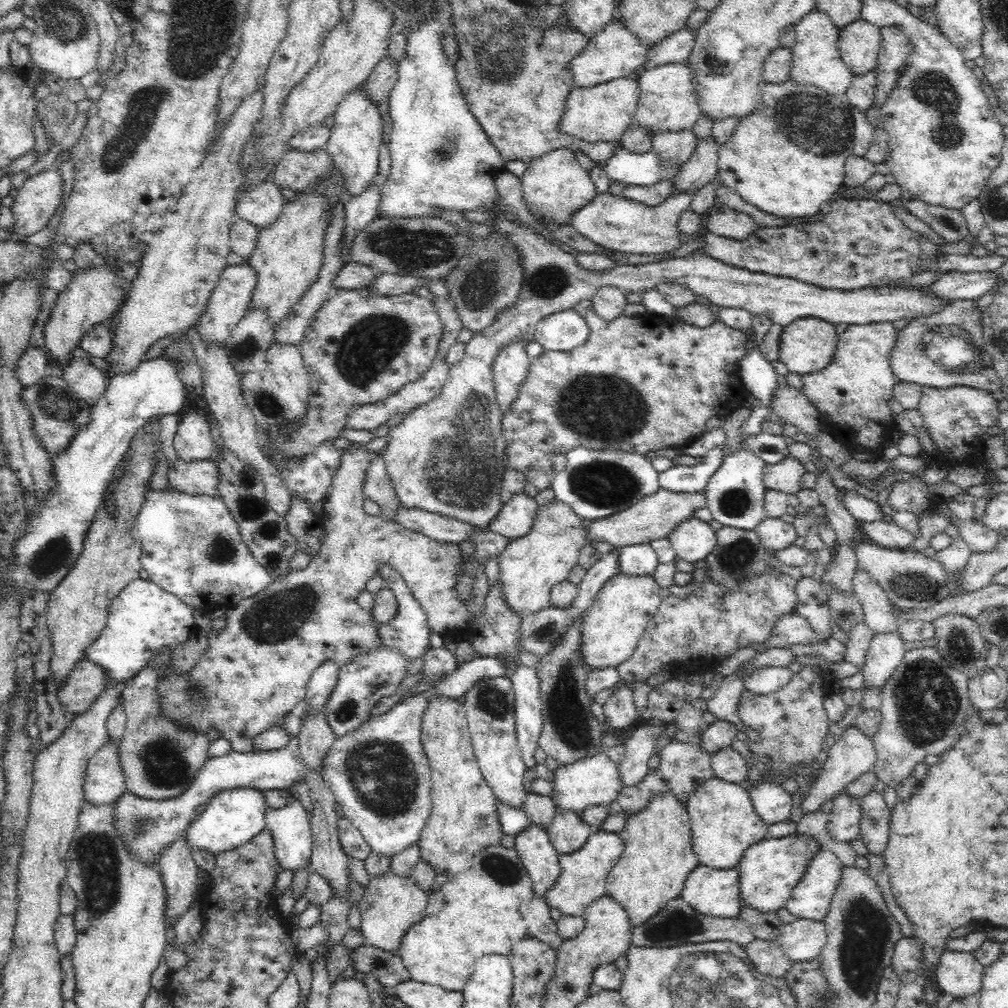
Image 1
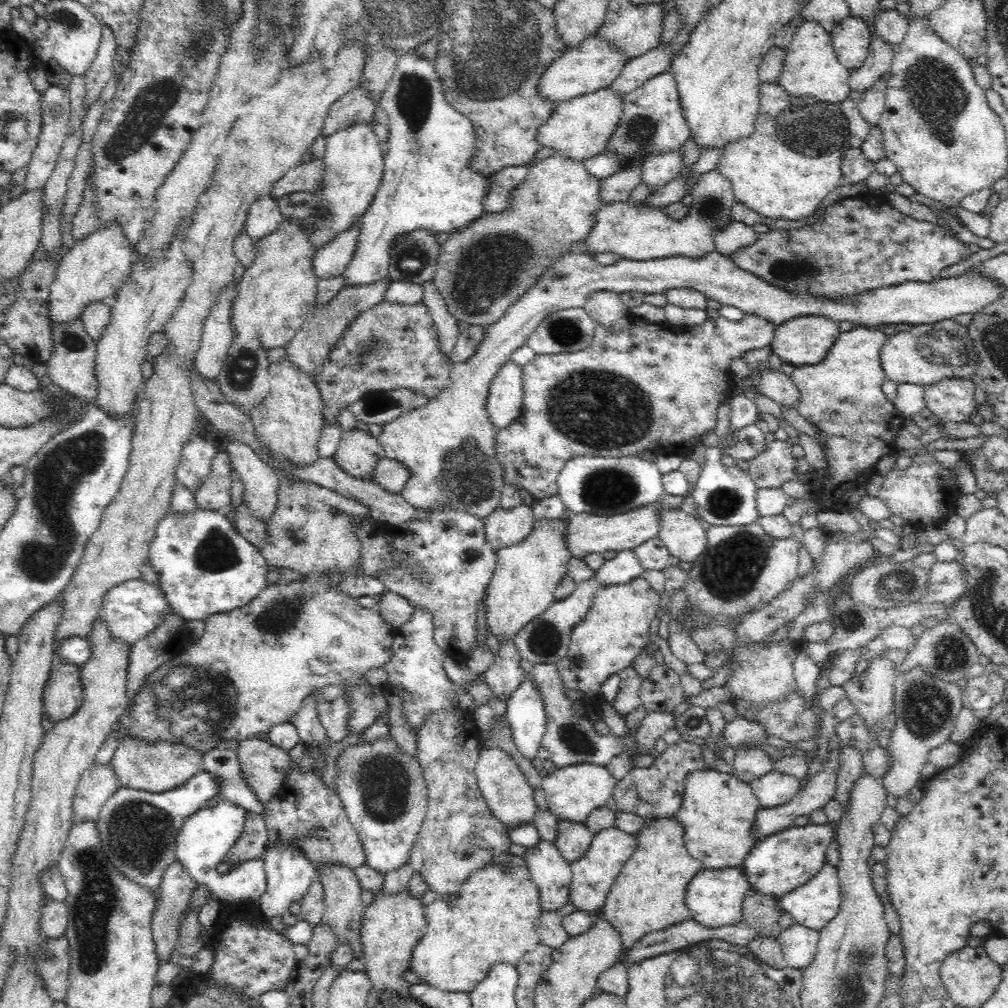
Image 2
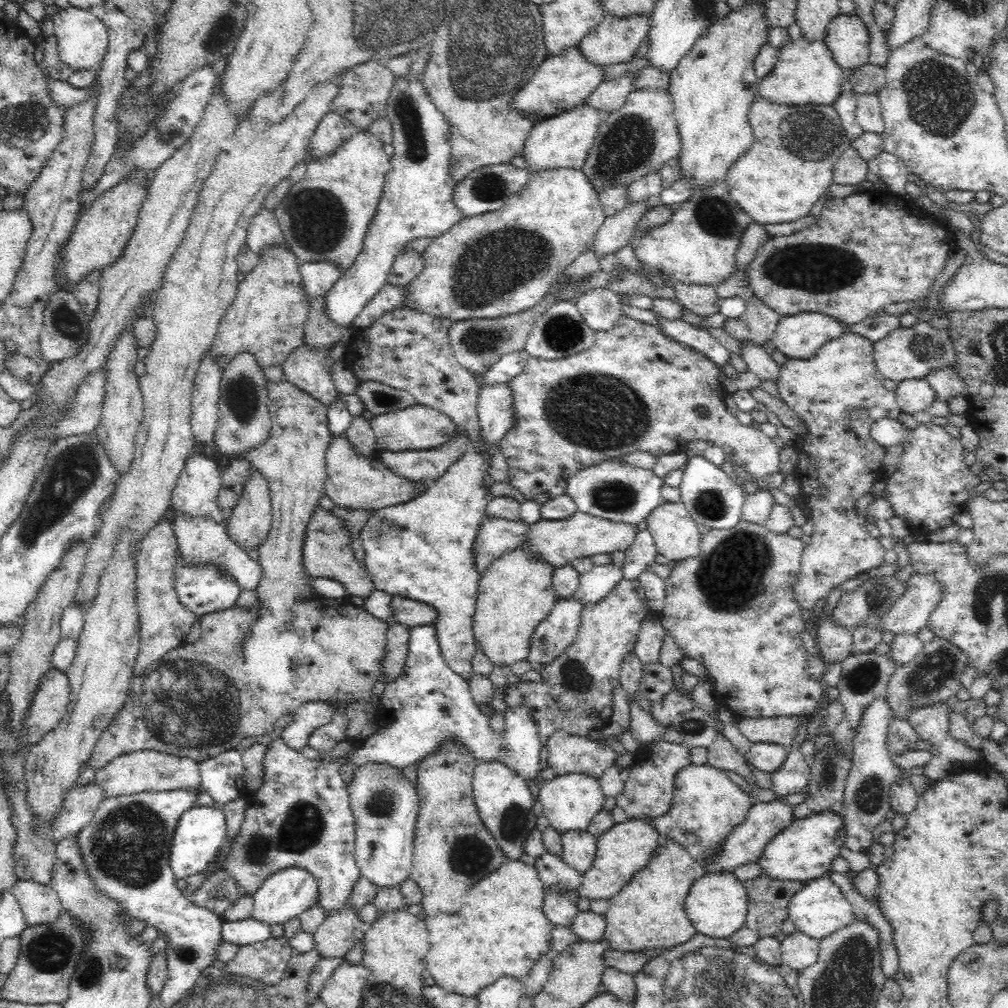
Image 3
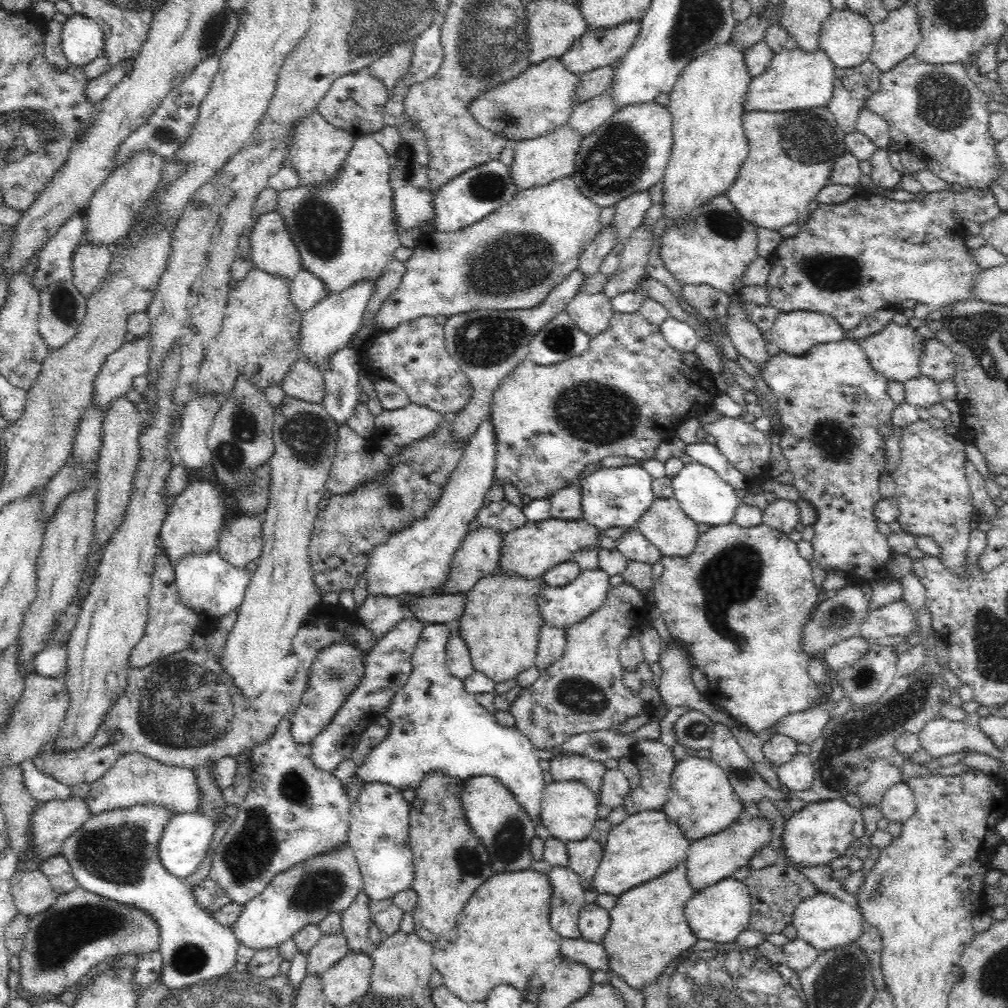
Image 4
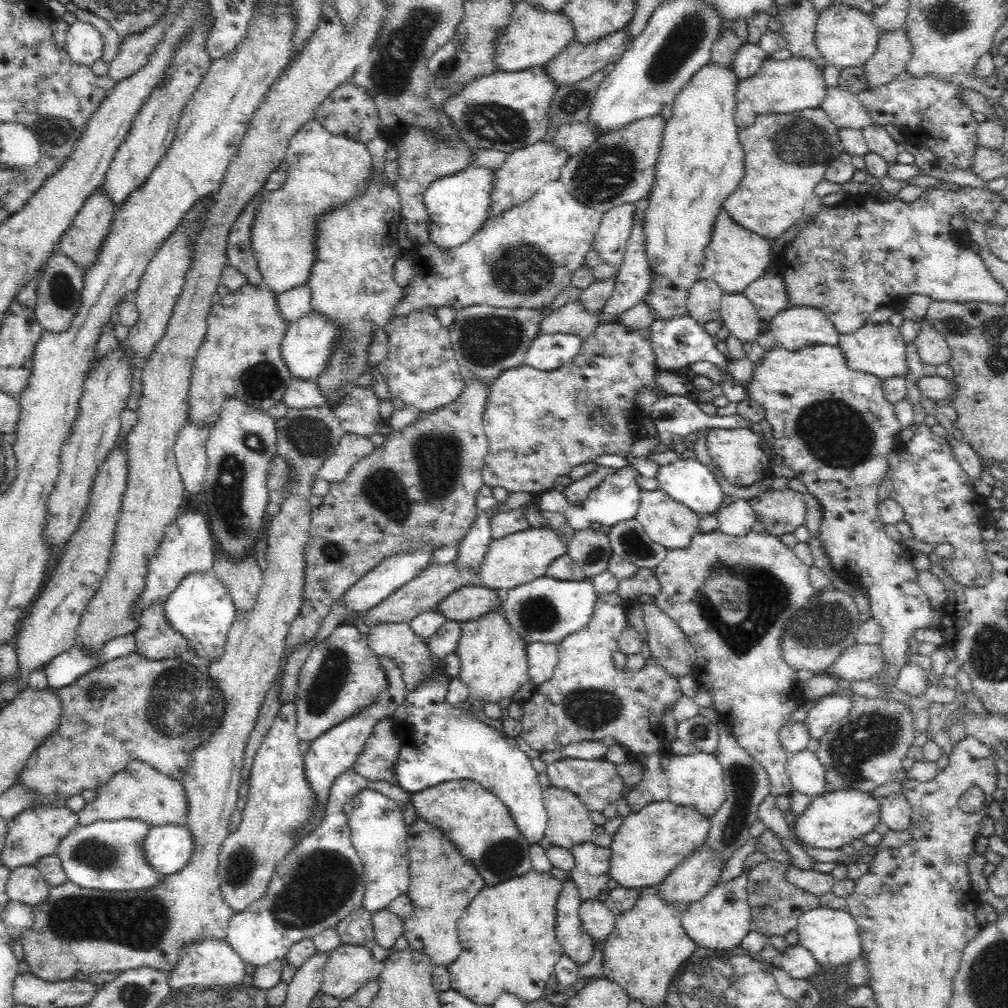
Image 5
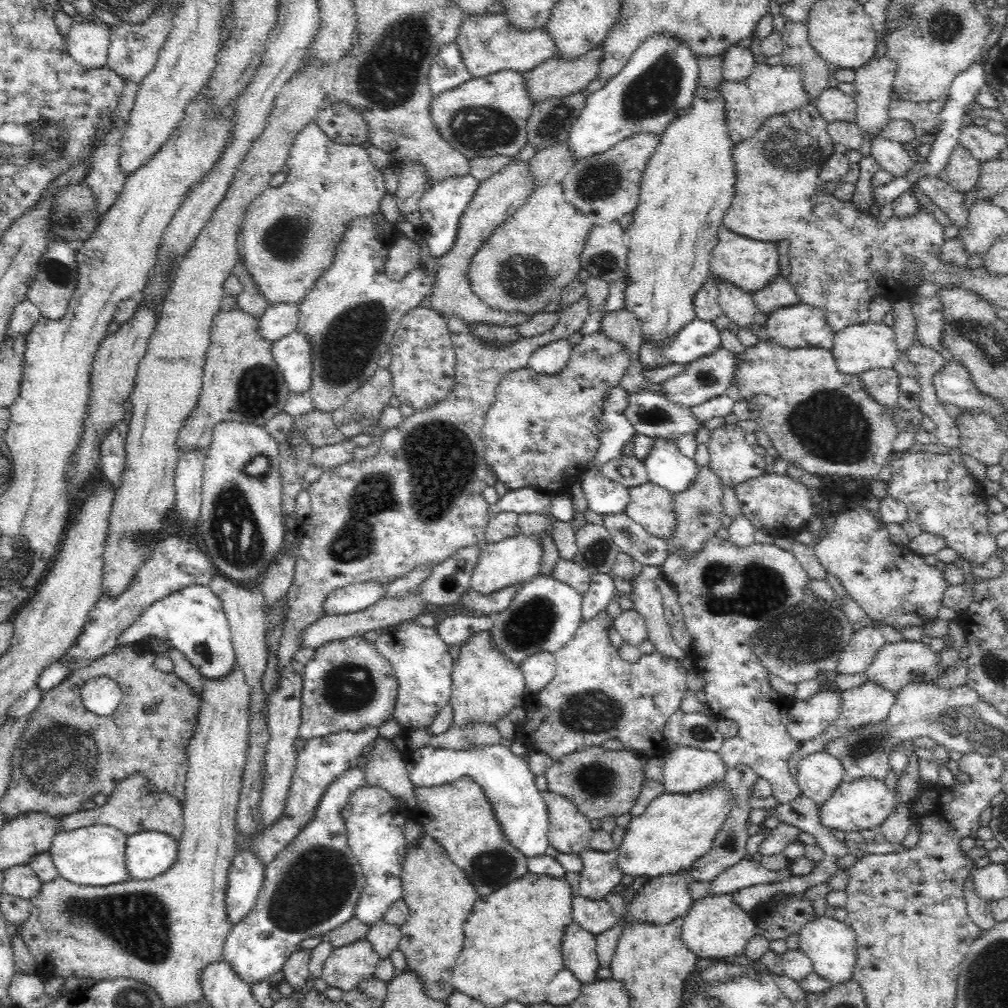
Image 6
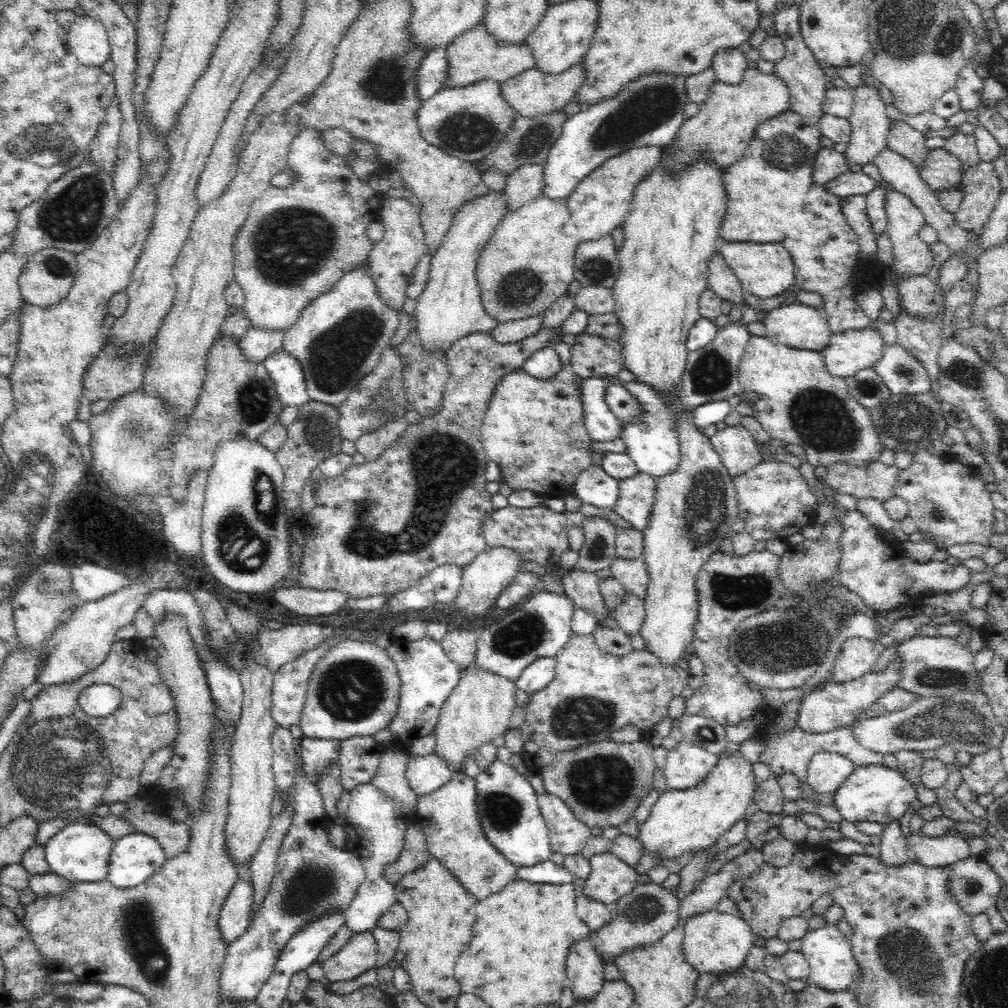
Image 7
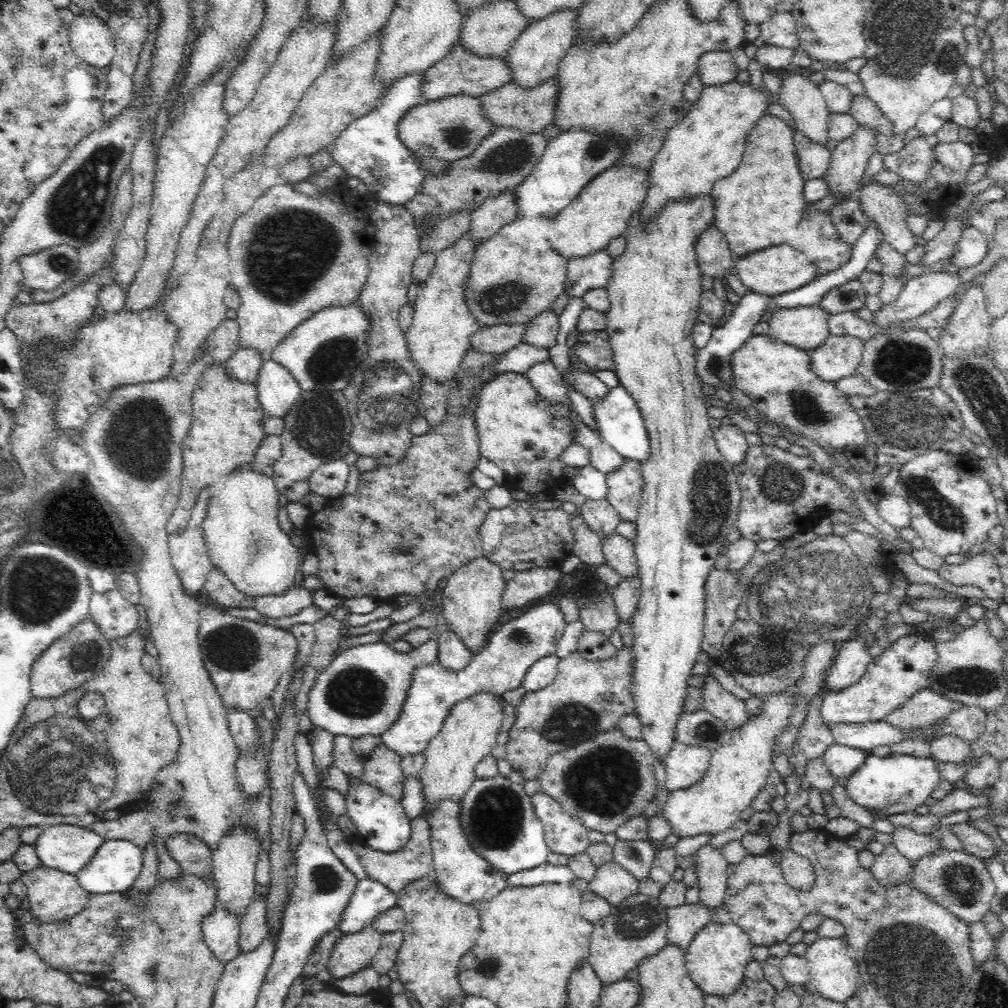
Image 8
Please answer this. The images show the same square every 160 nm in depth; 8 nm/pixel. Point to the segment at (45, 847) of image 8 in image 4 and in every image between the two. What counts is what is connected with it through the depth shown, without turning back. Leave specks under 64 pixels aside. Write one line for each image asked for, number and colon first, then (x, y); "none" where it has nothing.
4: (114, 854)
5: (105, 855)
6: (94, 855)
7: (79, 852)

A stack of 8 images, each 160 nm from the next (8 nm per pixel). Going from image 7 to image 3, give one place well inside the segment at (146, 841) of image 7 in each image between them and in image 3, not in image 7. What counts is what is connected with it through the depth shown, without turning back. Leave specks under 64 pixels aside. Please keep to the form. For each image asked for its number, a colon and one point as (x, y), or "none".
3: (198, 835)
4: (186, 837)
5: (167, 848)
6: (149, 853)

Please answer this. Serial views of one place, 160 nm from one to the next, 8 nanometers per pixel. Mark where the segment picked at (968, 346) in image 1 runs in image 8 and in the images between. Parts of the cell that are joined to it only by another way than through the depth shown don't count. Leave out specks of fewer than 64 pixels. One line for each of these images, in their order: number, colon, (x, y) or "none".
2: (924, 354)
3: (904, 354)
4: (894, 351)
5: (877, 349)
6: (862, 347)
7: (848, 352)
8: (837, 357)

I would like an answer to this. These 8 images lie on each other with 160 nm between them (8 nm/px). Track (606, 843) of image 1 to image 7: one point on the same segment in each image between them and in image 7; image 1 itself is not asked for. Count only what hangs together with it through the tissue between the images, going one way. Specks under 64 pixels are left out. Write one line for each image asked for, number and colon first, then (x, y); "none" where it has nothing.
2: (593, 876)
3: (621, 851)
4: (644, 845)
5: (649, 844)
6: (676, 829)
7: (681, 821)

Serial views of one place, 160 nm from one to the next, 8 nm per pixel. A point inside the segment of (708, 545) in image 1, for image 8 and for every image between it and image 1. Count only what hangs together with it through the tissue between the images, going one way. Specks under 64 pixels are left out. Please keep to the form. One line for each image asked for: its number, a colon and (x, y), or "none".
2: (681, 532)
3: (675, 533)
4: (664, 524)
5: (672, 525)
6: (650, 505)
7: (636, 494)
8: (623, 486)

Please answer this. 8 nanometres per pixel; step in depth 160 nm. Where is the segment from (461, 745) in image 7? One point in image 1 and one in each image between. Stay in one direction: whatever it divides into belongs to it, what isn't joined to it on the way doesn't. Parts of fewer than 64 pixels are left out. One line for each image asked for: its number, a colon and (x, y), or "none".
1: (531, 566)
2: (526, 575)
3: (515, 594)
4: (501, 623)
5: (493, 663)
6: (487, 687)

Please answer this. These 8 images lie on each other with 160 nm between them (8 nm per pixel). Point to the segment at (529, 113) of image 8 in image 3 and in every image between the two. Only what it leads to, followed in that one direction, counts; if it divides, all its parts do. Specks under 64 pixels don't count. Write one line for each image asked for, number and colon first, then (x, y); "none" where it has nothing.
3: (615, 40)
4: (596, 48)
5: (577, 61)
6: (555, 78)
7: (531, 93)

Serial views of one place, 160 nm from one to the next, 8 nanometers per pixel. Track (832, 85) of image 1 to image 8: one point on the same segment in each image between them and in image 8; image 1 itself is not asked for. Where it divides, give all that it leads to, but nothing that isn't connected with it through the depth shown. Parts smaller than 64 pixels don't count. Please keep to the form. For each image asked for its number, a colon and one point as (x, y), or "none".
2: (811, 68)
3: (805, 73)
4: (795, 79)
5: (780, 87)
6: (770, 90)
7: (726, 122)
8: (708, 144)

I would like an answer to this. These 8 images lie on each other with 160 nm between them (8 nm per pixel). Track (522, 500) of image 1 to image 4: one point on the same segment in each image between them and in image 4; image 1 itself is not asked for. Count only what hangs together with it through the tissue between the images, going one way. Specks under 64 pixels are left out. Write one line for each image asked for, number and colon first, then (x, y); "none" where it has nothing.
2: (503, 528)
3: (496, 536)
4: (477, 557)

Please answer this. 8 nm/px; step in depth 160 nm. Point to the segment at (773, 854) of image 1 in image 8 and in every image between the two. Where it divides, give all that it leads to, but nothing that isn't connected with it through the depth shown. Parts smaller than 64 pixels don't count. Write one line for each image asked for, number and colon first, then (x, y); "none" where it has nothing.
2: (787, 859)
3: (804, 850)
4: (823, 830)
5: (832, 819)
6: (862, 803)
7: (874, 792)
8: (897, 783)

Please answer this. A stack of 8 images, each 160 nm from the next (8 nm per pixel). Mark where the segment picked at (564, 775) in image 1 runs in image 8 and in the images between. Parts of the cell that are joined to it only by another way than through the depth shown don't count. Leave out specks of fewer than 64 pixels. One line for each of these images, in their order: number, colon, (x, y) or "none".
2: (573, 792)
3: (569, 802)
4: (568, 809)
5: (569, 824)
6: (569, 832)
7: (567, 835)
8: (567, 835)

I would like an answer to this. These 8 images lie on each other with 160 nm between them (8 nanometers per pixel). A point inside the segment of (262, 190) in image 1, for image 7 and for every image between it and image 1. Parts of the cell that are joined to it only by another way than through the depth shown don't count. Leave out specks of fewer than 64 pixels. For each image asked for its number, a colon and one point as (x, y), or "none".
2: (264, 217)
3: (264, 231)
4: (272, 249)
5: (323, 170)
6: (289, 237)
7: (297, 242)

